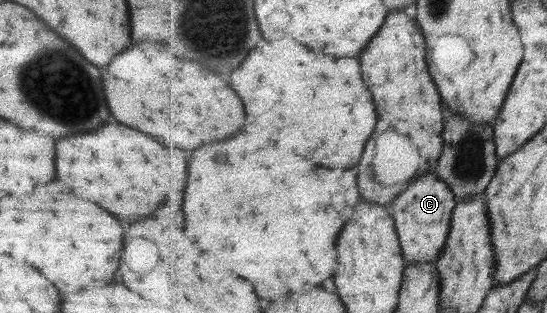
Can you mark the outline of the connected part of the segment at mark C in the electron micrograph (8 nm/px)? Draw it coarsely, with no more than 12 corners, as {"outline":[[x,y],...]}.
{"outline":[[433,171],[391,203],[407,264],[437,262],[456,208]]}

